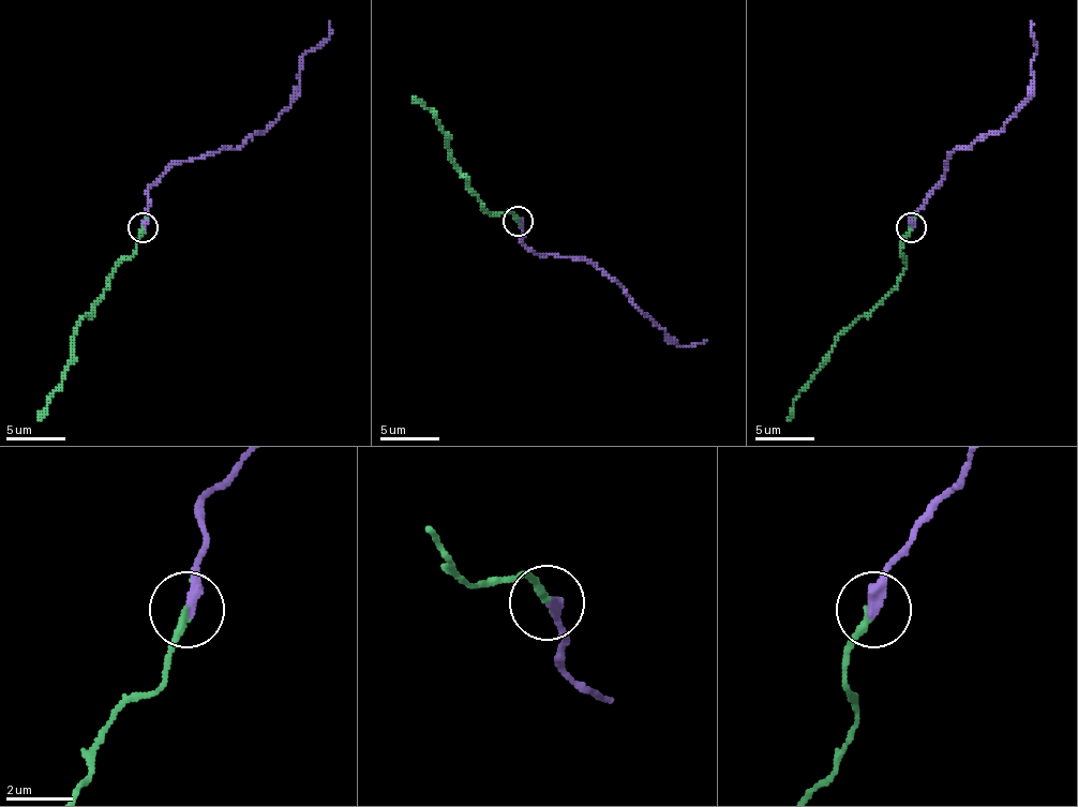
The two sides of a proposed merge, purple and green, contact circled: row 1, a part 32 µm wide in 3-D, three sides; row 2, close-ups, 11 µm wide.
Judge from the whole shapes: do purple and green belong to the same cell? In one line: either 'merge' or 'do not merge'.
merge

